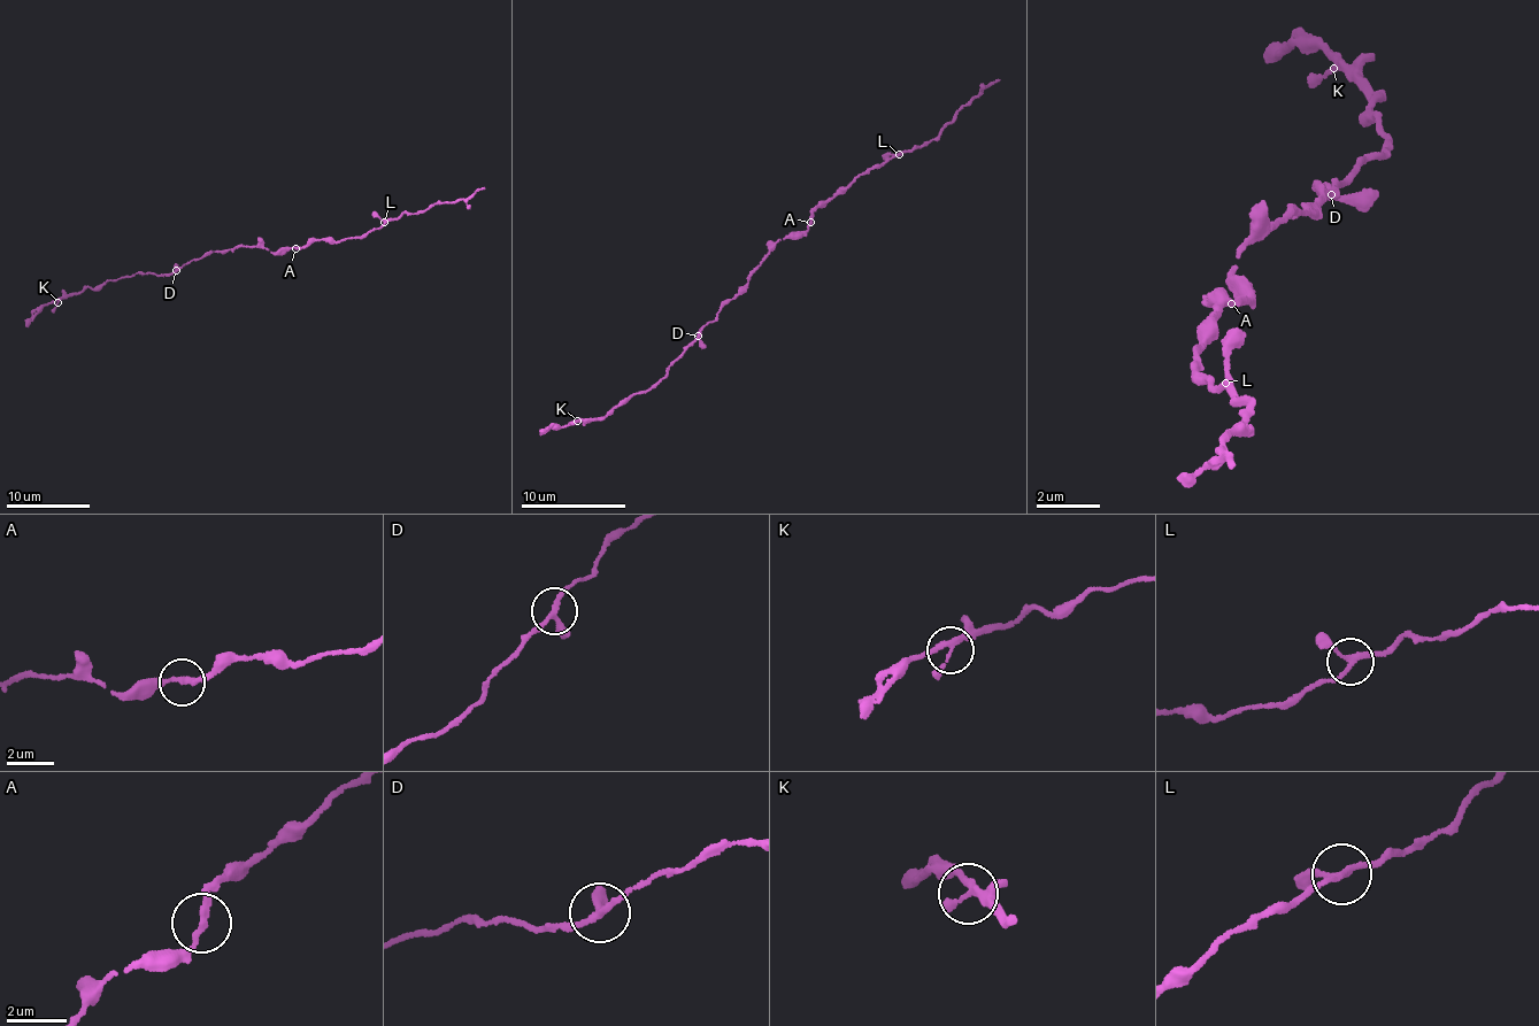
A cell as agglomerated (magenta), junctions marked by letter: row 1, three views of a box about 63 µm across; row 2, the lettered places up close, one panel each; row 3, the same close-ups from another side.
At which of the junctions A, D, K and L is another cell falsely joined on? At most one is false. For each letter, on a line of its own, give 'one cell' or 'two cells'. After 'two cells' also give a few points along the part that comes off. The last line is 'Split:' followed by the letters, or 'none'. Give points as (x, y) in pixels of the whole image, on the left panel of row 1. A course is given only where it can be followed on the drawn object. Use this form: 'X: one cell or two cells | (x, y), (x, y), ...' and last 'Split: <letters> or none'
A: one cell
D: one cell
K: one cell
L: two cells | (384, 221), (449, 202), (484, 187)
Split: L

